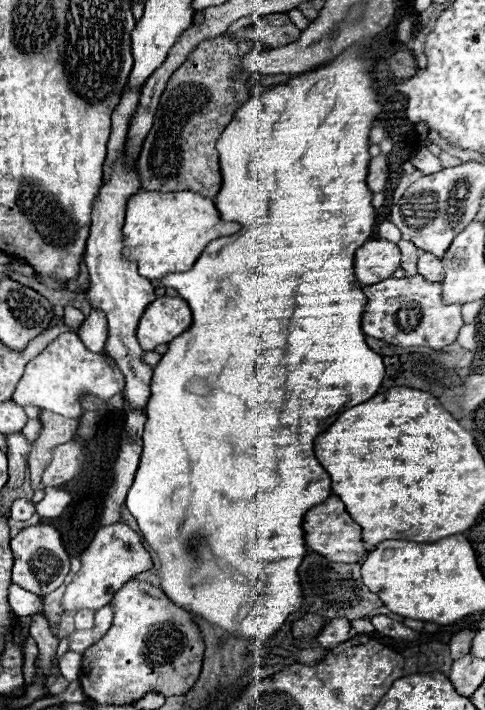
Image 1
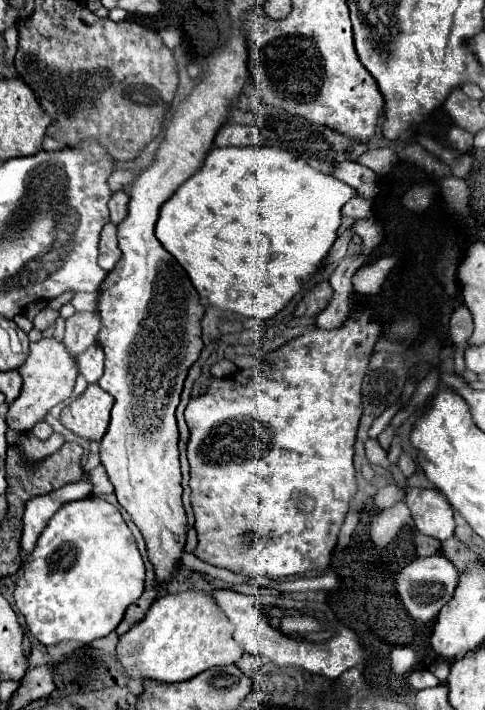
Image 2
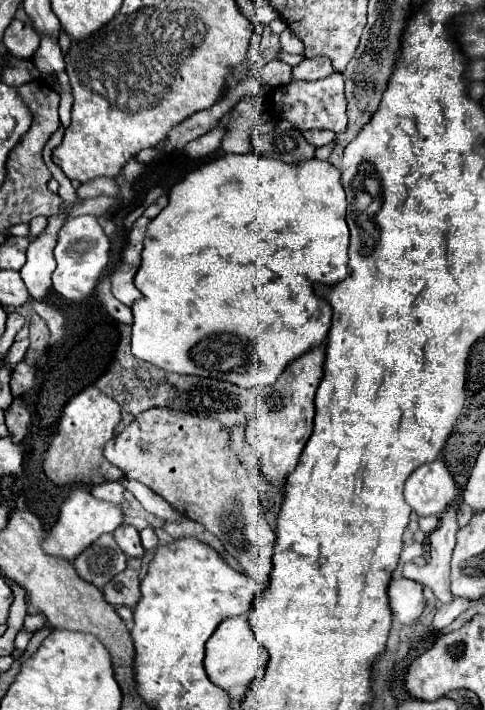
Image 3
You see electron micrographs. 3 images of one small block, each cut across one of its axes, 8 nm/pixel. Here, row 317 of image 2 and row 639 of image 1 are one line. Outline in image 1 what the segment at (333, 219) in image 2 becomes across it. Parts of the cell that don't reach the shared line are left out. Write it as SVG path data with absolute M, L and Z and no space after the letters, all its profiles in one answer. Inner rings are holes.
M354 44L328 64L322 64L316 70L304 74L296 74L288 80L288 84L276 84L264 92L252 94L246 102L242 102L216 144L222 168L222 188L214 198L220 218L224 222L238 222L242 228L236 234L212 240L192 270L160 278L162 286L178 290L178 294L190 304L194 322L186 334L180 334L174 344L168 344L168 352L162 356L160 364L154 366L150 380L152 394L146 404L144 450L134 484L128 490L126 506L138 522L144 542L160 556L162 566L158 576L160 588L166 592L166 596L176 606L204 618L208 624L218 626L238 638L254 640L260 646L266 646L290 618L290 614L298 612L304 604L304 594L298 578L298 568L306 556L306 544L302 538L304 514L332 494L332 480L314 458L314 440L318 434L332 426L332 420L326 418L342 414L344 410L376 396L386 372L382 358L370 350L364 340L362 316L368 300L362 292L362 284L354 276L354 252L364 242L368 242L376 220L372 192L366 186L370 164L370 130L378 114L384 110L384 104L378 100L376 92L374 70L376 60L370 50L362 44Z

